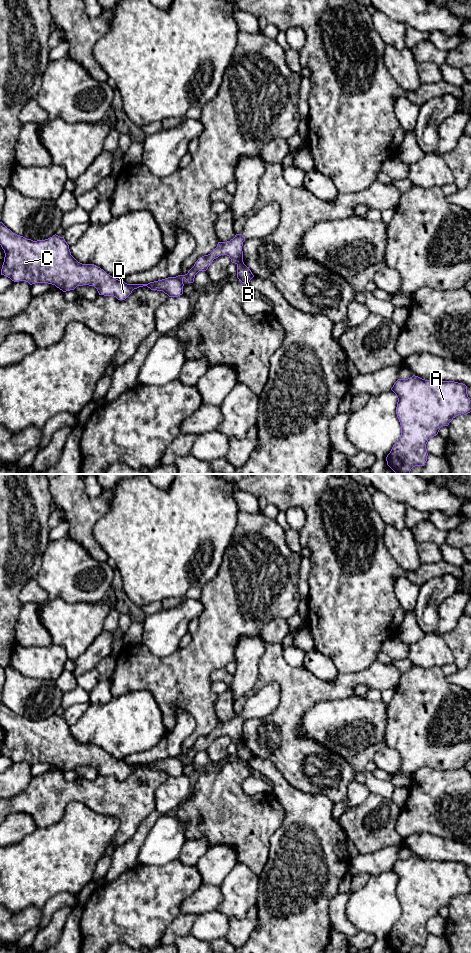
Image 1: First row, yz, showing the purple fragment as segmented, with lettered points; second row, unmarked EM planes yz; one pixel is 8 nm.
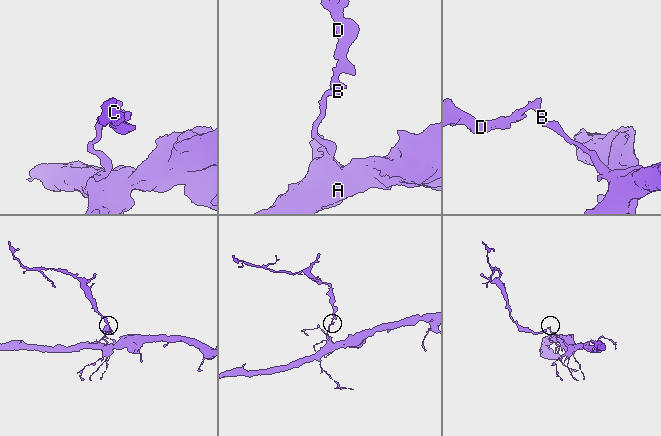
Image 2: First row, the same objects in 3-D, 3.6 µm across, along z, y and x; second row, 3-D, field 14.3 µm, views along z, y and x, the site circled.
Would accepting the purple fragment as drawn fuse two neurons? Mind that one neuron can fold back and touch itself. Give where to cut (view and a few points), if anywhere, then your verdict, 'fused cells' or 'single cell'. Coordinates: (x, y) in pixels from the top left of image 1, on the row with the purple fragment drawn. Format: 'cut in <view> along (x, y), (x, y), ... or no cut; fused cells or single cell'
cut in yz along (242, 261), (237, 264); fused cells

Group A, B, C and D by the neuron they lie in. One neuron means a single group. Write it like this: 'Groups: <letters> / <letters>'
Groups: A B / C D

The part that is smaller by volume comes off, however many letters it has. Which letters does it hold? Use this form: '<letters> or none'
C, D

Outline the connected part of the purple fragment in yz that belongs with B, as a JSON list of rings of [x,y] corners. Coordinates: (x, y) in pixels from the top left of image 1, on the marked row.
[[[244,262],[237,264],[237,278],[239,281],[248,284],[253,277],[254,275],[251,270],[244,264]]]

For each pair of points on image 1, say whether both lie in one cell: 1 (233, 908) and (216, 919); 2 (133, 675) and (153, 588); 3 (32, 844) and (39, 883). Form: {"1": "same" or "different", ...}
{"1": "different", "2": "different", "3": "same"}

